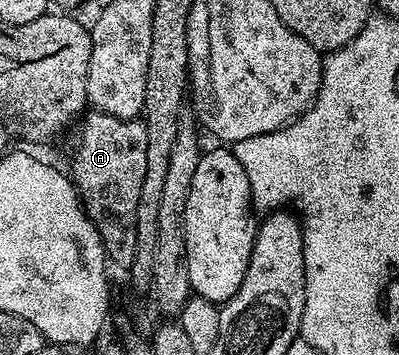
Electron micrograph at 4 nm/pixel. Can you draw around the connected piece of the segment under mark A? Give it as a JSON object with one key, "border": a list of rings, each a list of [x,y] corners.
{"border":[[[91,110],[82,117],[78,128],[79,137],[75,140],[75,149],[71,152],[71,168],[69,167],[71,183],[79,191],[83,209],[86,210],[87,217],[91,219],[101,238],[108,261],[114,267],[116,264],[123,270],[130,269],[137,254],[137,198],[141,198],[141,182],[145,182],[145,162],[149,146],[145,126],[139,118],[122,120],[104,112]]]}

